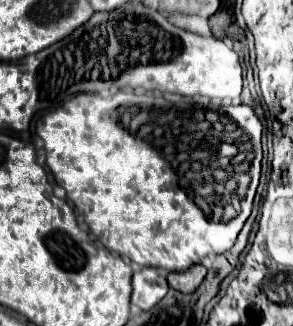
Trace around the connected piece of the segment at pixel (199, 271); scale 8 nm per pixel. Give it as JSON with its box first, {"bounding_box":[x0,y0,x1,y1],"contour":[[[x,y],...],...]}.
{"bounding_box":[168,264,206,294],"contour":[[[194,264],[192,268],[188,268],[184,272],[170,272],[168,286],[182,294],[190,294],[202,284],[204,276],[206,276],[206,268],[202,264]]]}

